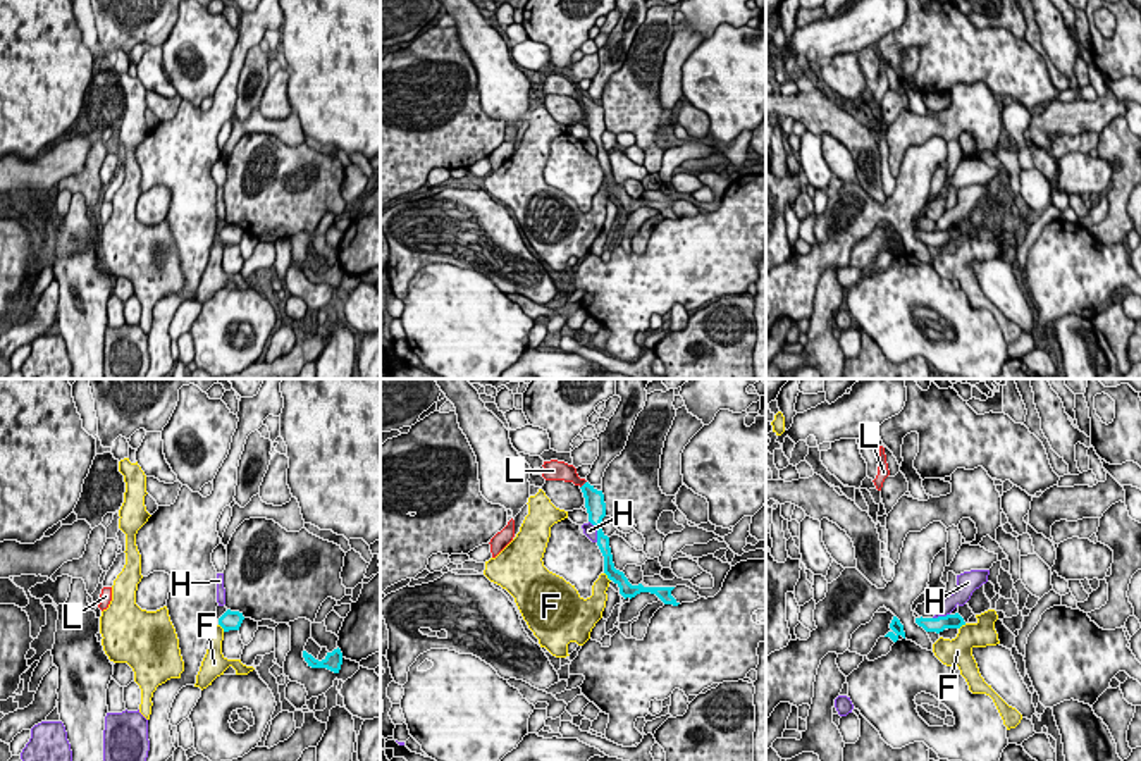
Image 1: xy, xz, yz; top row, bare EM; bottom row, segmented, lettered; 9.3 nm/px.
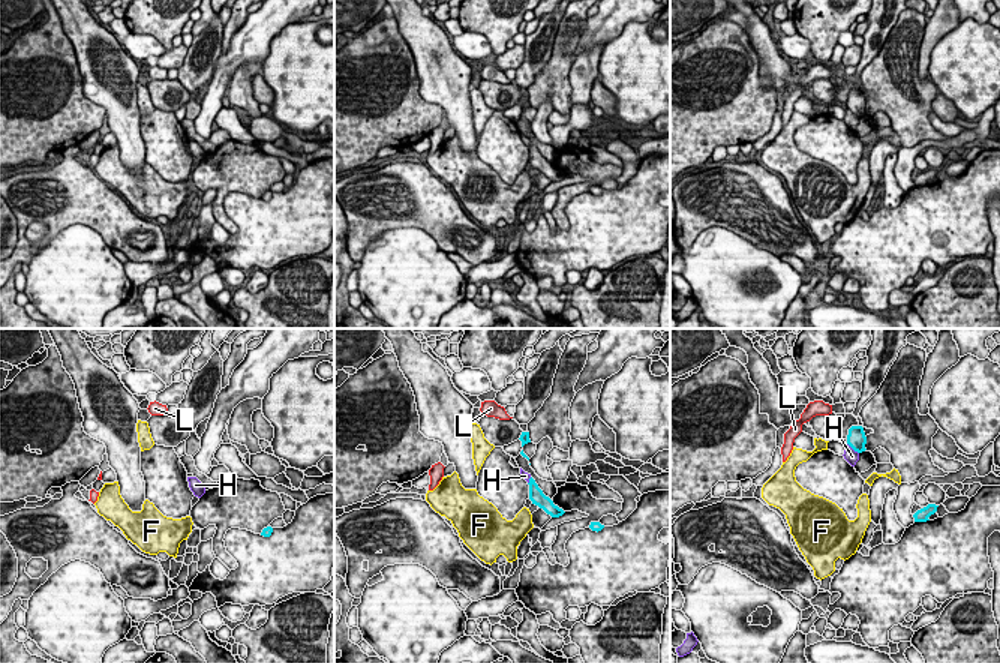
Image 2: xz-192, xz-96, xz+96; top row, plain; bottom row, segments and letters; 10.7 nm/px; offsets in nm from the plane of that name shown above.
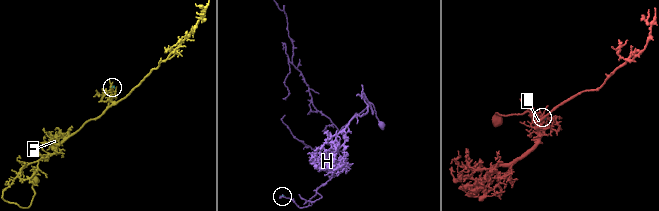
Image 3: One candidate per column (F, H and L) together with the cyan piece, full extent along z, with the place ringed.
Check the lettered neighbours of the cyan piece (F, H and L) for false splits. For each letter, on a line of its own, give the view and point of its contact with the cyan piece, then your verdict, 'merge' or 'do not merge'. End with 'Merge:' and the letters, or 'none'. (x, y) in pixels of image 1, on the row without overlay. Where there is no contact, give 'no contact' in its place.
F: xz (608, 191) | do not merge
H: xz (596, 143) | do not merge
L: xz (584, 98) | merge
Merge: L

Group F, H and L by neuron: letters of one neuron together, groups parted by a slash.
F / H / L

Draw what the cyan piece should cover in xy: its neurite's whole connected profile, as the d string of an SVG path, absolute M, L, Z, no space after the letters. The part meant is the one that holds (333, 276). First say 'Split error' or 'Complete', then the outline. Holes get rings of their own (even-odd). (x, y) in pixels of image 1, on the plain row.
Complete. M339 262L334 263L332 267L327 267L327 270L322 275L315 274L306 265L303 265L303 272L308 277L308 281L311 281L311 282L327 282L334 288L339 288L341 279L342 279L342 267Z

